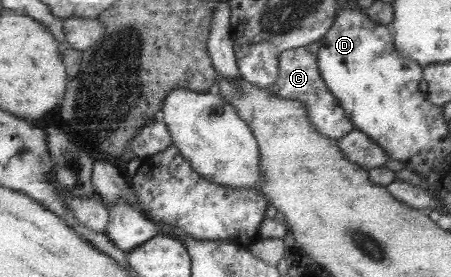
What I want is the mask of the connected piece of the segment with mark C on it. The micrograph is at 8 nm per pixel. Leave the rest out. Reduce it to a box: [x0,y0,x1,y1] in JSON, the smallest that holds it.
[268,47,355,140]

